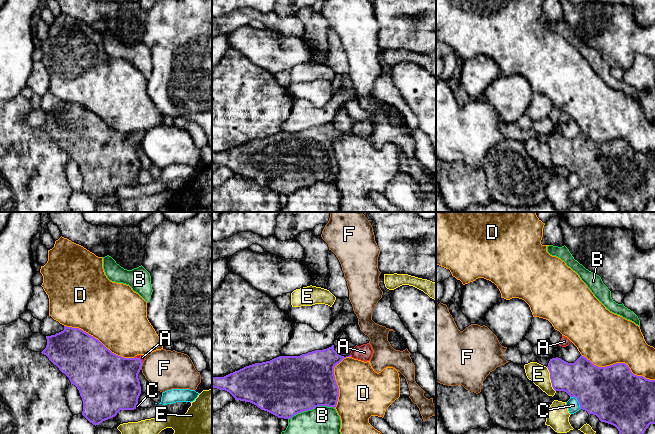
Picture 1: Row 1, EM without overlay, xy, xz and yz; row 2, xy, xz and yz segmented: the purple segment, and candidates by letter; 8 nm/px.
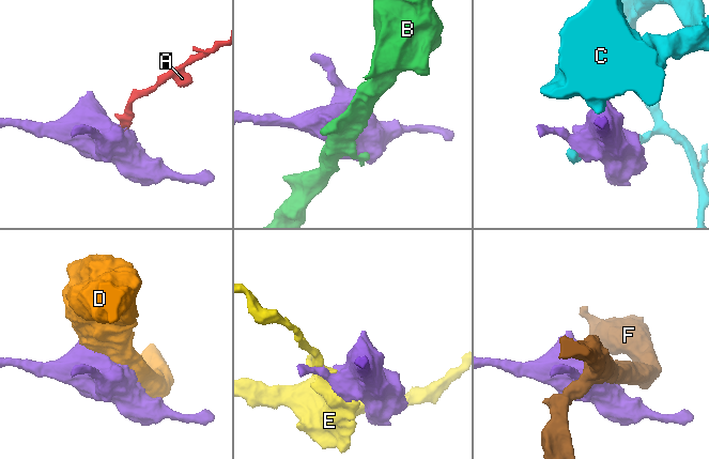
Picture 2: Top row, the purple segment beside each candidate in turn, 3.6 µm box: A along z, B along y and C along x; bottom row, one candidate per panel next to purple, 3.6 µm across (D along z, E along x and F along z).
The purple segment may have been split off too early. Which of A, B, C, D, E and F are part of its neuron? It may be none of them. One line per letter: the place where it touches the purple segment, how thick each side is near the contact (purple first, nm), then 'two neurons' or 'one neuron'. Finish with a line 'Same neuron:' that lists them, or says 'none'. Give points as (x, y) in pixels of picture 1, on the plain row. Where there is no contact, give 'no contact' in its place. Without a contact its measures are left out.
A: xy (139, 134) | 360/50 nm | one neuron
B: xz (311, 185) | 460/420 nm | two neurons
C: yz (578, 177) | 420/100 nm | two neurons
D: yz (618, 139) | 460/420 nm | two neurons
E: yz (550, 154) | 300/160 nm | two neurons
F: xy (141, 141) | 380/320 nm | two neurons
Same neuron: A

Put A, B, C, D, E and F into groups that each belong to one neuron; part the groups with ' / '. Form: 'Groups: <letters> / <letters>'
Groups: A / B / C / D / E / F

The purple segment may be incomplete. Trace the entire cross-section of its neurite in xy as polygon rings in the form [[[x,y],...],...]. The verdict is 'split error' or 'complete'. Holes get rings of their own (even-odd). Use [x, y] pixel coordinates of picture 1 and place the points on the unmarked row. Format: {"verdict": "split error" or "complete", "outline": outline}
{"verdict": "split error", "outline": [[[64,102],[64,106],[55,111],[46,112],[47,121],[41,128],[64,149],[79,166],[83,177],[82,191],[93,201],[113,194],[120,186],[134,186],[141,170],[138,150],[146,131],[137,131],[134,134],[124,134],[112,129],[98,115],[79,104]]]}

